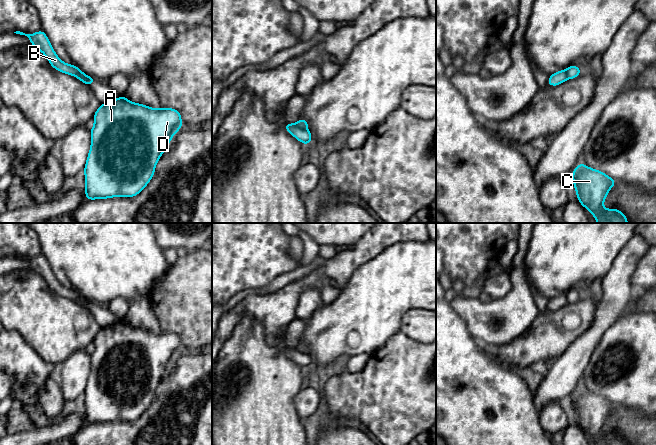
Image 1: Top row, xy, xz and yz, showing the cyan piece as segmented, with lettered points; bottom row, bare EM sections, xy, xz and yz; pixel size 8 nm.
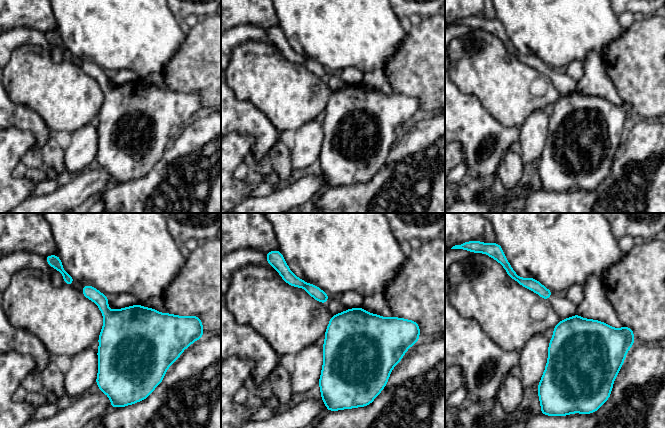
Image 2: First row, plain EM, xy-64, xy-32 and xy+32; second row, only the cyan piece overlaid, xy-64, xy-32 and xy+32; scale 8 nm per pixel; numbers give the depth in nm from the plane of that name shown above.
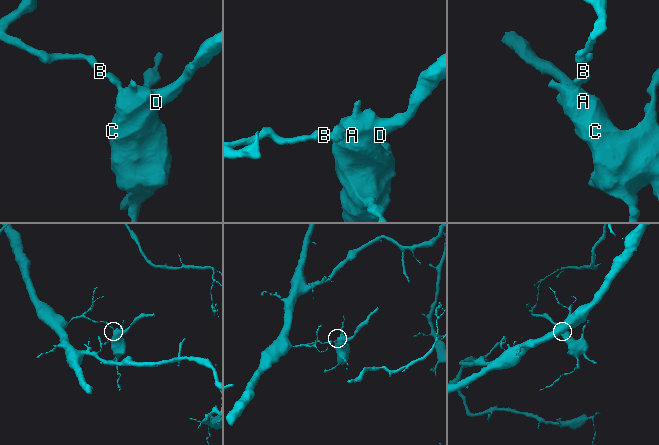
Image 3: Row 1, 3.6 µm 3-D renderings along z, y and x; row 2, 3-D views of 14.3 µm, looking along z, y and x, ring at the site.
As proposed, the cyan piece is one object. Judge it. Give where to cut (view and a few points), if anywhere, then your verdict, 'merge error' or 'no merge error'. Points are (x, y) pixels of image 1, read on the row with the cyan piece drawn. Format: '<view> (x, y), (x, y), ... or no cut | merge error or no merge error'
xz (295, 124), (306, 129) | merge error

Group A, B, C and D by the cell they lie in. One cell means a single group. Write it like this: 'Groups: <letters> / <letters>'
Groups: A C D / B

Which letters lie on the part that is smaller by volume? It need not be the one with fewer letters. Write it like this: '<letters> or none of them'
A, C, D

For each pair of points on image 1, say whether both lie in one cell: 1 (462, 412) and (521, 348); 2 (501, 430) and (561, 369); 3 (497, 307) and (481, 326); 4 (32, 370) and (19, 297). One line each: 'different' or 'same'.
1: different
2: different
3: same
4: different

